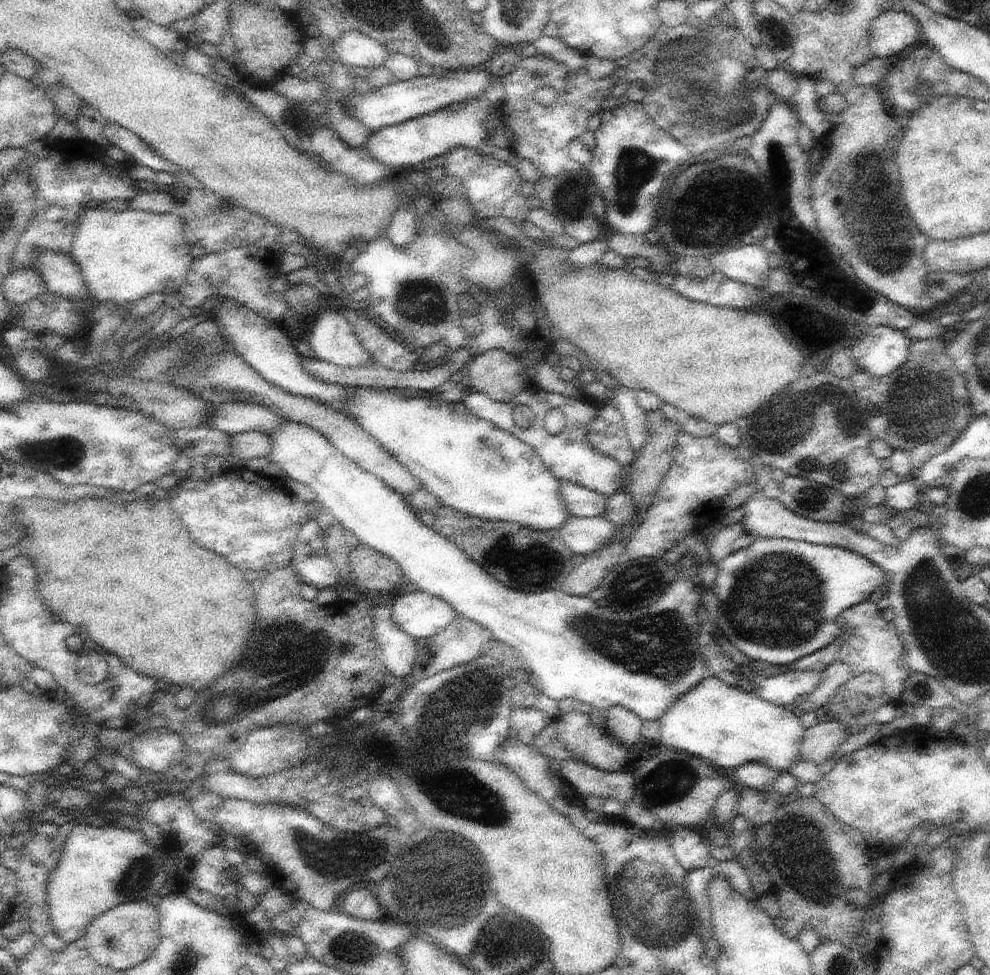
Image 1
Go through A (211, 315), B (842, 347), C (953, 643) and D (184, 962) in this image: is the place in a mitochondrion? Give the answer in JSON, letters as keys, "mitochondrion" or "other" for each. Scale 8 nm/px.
{"A":"other","B":"other","C":"mitochondrion","D":"mitochondrion"}

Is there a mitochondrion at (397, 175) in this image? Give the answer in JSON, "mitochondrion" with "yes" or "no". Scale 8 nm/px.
{"mitochondrion":"no"}

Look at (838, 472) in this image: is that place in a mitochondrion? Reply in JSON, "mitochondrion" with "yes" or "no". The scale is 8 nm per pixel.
{"mitochondrion":"yes"}

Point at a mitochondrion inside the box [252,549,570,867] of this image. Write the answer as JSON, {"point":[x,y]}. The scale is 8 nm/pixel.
{"point":[469,798]}

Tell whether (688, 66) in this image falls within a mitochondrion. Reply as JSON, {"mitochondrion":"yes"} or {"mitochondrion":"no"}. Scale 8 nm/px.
{"mitochondrion":"yes"}

